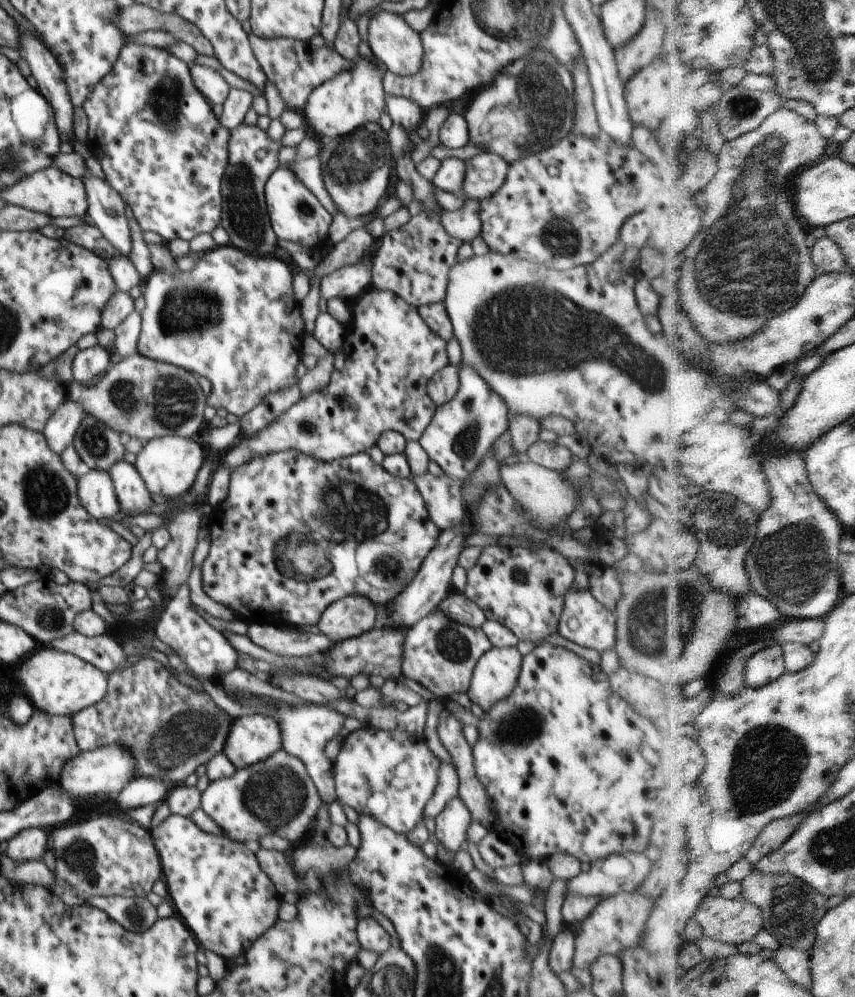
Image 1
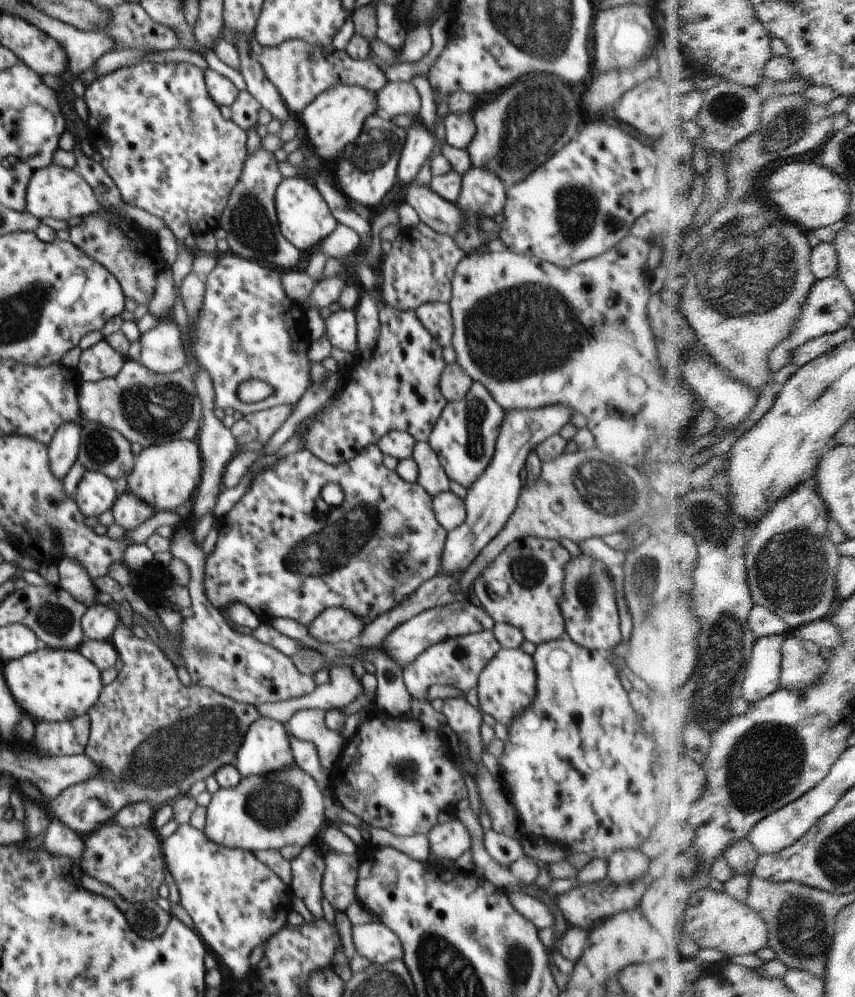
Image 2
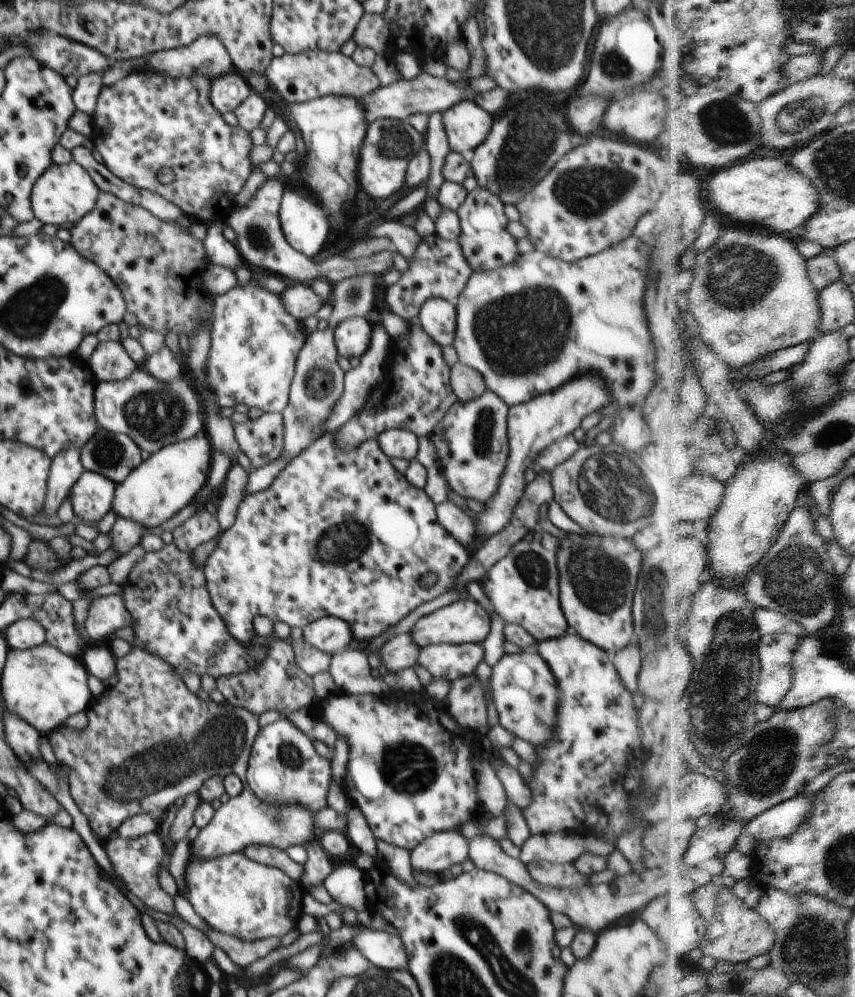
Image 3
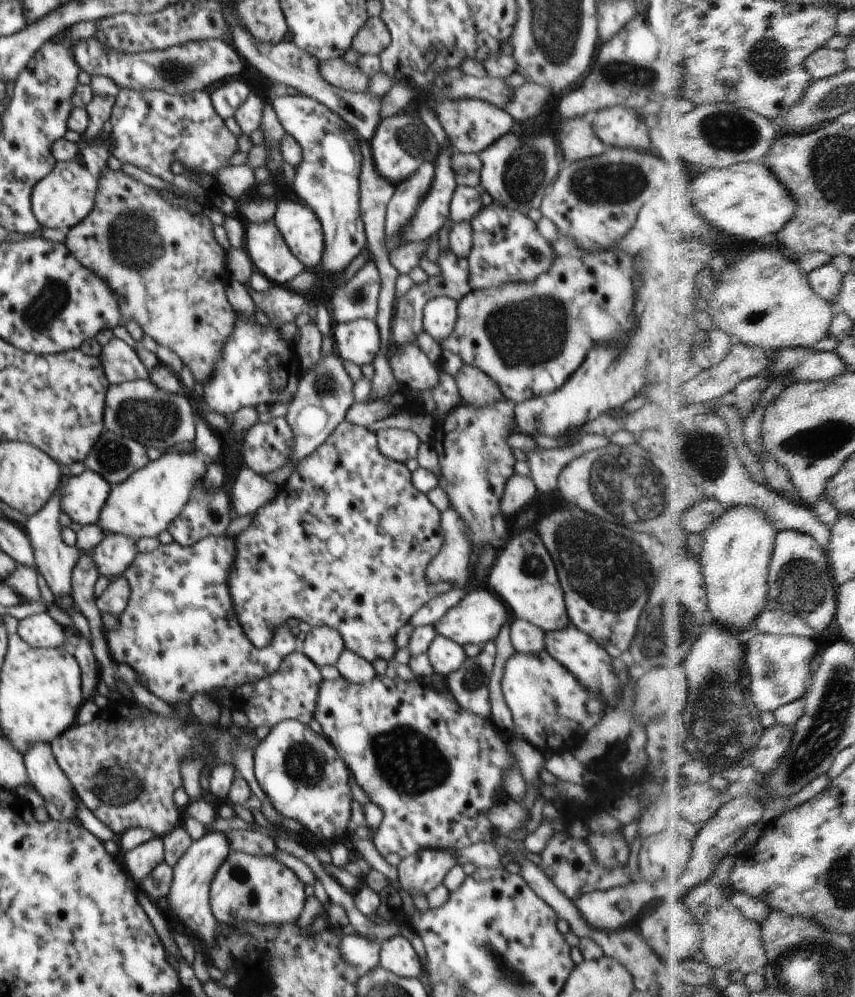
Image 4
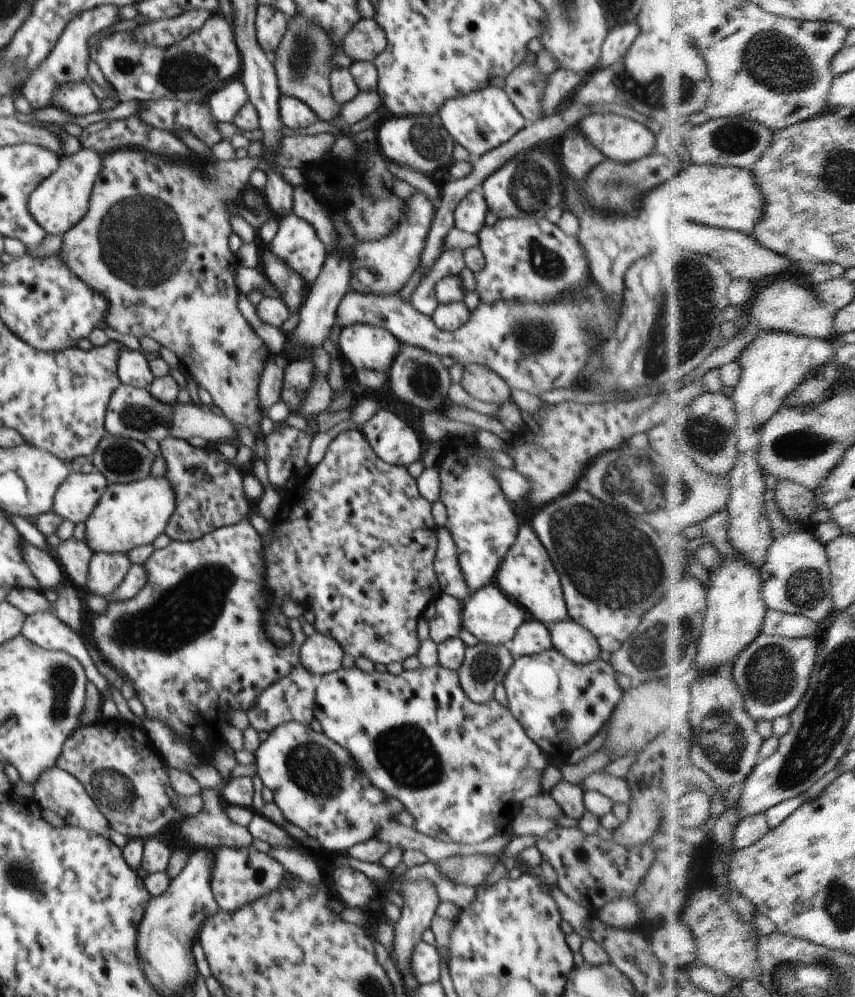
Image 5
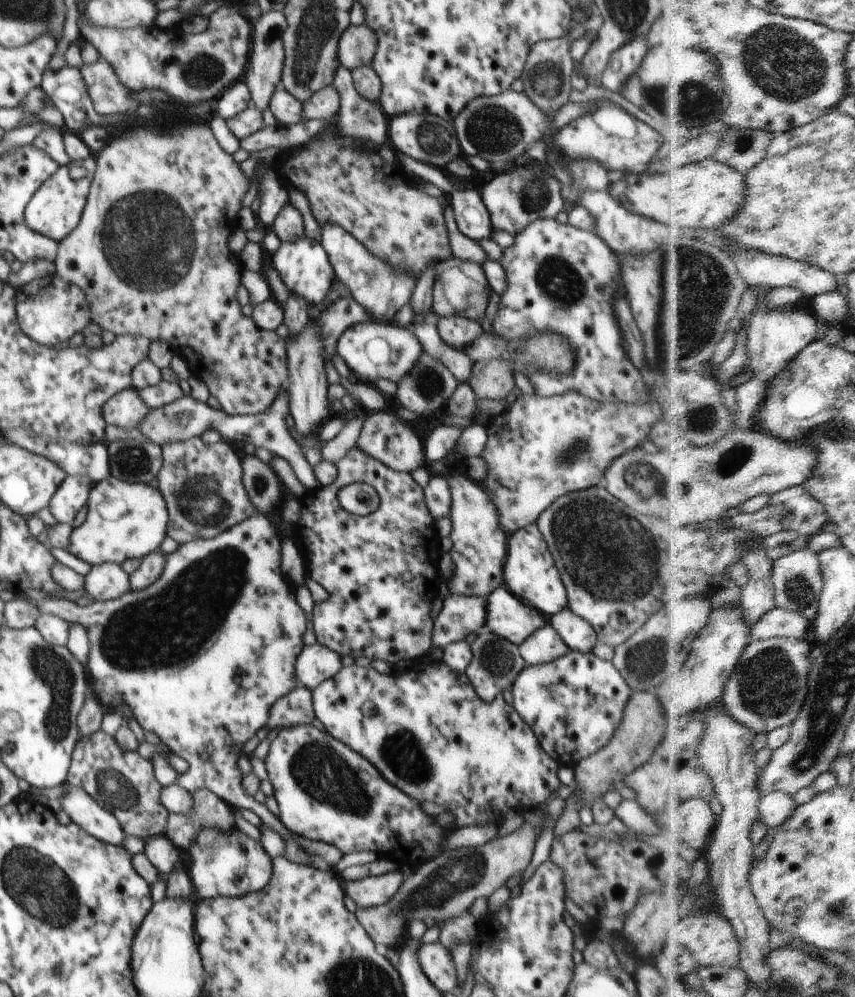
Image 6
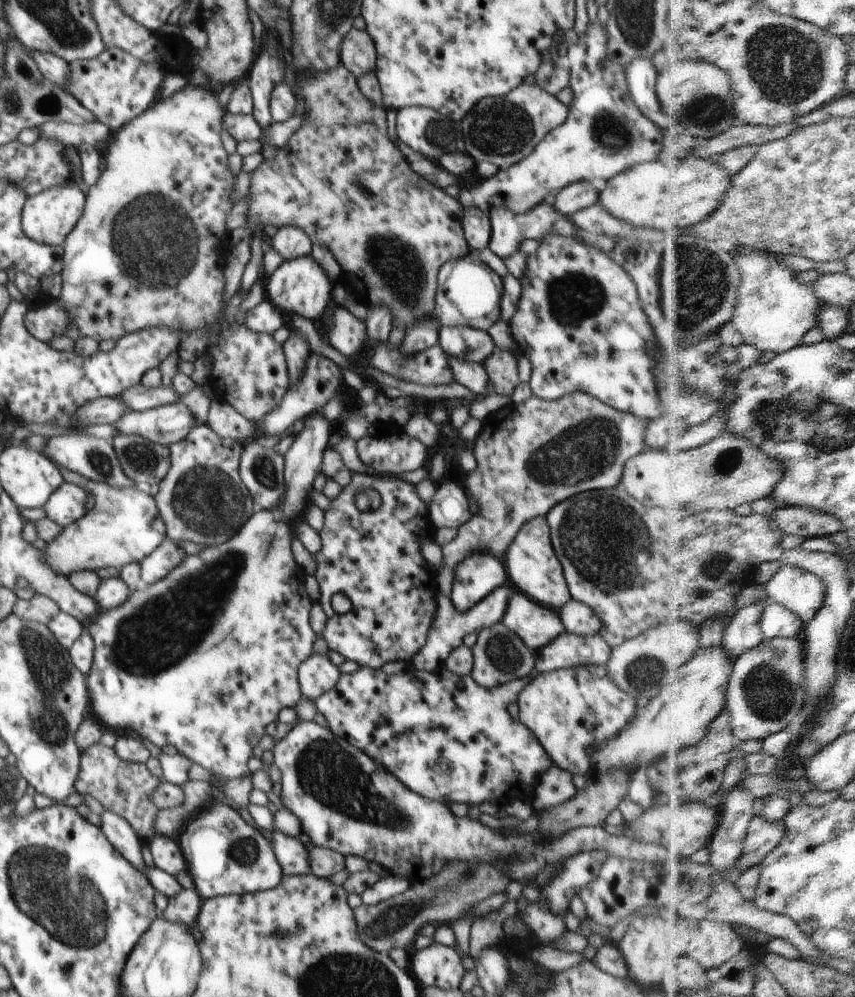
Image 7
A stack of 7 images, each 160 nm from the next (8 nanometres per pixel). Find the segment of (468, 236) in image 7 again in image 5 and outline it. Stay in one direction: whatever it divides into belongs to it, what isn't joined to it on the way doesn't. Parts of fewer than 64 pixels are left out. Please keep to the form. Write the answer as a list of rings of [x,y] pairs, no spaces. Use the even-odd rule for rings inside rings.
[[[480,189],[467,194],[455,207],[453,219],[455,226],[467,233],[479,233],[486,226],[487,202]]]

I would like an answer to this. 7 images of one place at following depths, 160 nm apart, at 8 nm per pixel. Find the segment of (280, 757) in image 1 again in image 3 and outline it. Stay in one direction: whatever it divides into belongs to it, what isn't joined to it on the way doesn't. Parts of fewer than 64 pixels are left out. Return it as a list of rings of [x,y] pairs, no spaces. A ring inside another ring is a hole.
[[[245,785],[243,791],[215,810],[208,826],[201,828],[192,841],[191,856],[194,859],[215,859],[232,853],[242,853],[248,845],[270,845],[286,850],[296,844],[304,846],[314,839],[313,816],[306,807],[274,805],[264,802]]]

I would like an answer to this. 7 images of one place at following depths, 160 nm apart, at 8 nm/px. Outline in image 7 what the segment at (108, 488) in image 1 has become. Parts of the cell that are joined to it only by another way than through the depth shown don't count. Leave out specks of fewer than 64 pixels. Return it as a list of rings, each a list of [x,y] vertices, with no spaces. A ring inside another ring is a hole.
[[[64,481],[43,507],[47,518],[64,528],[86,515],[87,492],[76,483]]]

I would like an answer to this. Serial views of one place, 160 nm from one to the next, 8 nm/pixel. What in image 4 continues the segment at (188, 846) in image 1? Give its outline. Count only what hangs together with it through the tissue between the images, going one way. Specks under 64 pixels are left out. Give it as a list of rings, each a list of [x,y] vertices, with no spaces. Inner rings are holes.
[[[232,851],[220,864],[211,882],[210,912],[220,925],[256,922],[264,926],[282,926],[286,922],[296,922],[307,902],[305,884],[273,856],[252,856]]]

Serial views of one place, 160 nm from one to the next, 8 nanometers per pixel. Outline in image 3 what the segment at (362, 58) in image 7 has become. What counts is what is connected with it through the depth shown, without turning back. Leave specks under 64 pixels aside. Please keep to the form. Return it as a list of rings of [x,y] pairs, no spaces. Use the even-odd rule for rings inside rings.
[[[365,12],[353,39],[358,47],[370,47],[377,55],[387,54],[391,43],[390,28],[383,15]]]

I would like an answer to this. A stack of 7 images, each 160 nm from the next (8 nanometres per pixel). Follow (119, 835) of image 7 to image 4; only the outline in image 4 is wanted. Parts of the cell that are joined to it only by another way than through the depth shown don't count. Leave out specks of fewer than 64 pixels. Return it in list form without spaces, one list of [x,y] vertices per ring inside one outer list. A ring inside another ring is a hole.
[[[32,742],[21,754],[36,792],[46,802],[49,817],[69,821],[76,817],[76,797],[70,780],[60,770],[48,742]]]

